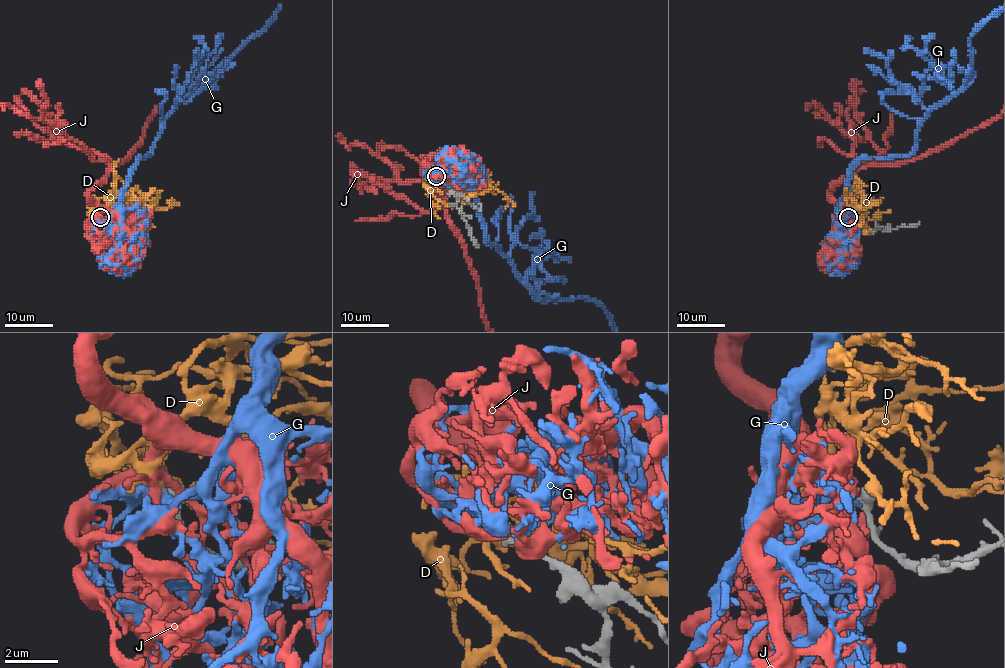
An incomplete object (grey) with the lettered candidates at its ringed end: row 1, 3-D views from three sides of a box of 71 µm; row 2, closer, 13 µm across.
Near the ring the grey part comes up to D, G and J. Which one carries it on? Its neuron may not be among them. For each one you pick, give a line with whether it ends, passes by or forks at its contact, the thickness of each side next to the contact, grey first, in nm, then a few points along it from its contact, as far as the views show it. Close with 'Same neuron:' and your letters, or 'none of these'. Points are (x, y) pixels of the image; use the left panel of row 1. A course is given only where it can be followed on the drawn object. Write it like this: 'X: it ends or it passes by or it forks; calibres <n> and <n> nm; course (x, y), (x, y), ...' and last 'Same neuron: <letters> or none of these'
D: it forks; calibres 200 and 200 nm; course (101, 218), (103, 209), (125, 196), (137, 199), (141, 210), (166, 209), (172, 204), (169, 202)
Same neuron: D

